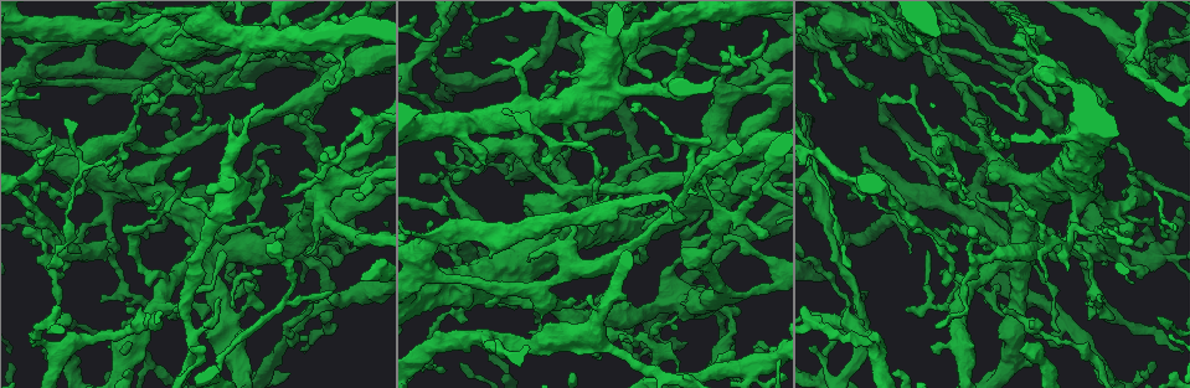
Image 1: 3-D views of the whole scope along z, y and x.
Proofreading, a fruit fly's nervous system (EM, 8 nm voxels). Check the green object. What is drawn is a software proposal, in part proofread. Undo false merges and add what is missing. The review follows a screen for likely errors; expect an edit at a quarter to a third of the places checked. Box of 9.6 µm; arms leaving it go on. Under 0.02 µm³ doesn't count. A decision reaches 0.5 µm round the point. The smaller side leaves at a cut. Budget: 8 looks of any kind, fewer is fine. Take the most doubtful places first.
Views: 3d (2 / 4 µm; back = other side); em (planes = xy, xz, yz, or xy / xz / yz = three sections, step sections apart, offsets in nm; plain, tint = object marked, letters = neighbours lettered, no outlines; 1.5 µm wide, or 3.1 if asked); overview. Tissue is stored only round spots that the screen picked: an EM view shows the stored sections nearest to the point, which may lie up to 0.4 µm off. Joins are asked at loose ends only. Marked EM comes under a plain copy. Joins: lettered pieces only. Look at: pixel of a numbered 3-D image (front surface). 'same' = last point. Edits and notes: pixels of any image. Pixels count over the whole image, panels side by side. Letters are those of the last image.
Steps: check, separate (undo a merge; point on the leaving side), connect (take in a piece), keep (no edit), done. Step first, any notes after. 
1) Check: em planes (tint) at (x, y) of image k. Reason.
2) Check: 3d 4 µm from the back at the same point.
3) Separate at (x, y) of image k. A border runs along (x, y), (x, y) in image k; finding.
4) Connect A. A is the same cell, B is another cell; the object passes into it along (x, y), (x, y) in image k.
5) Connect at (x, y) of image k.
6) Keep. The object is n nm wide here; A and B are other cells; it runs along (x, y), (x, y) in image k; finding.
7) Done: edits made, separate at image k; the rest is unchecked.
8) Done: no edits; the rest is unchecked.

Check: 3d 4 µm at (557, 74) of image 1. Free end.

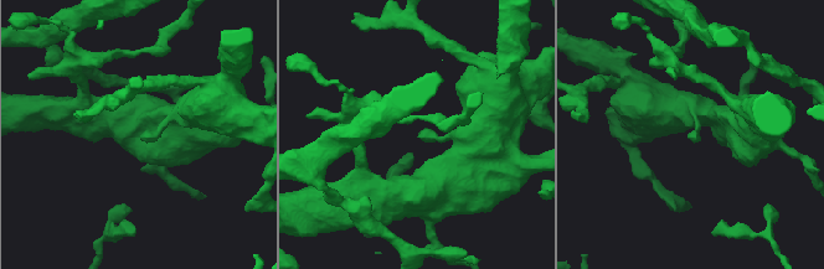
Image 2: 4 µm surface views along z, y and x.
Check: em xy step 4 (tint) at (423, 140) of image 2.

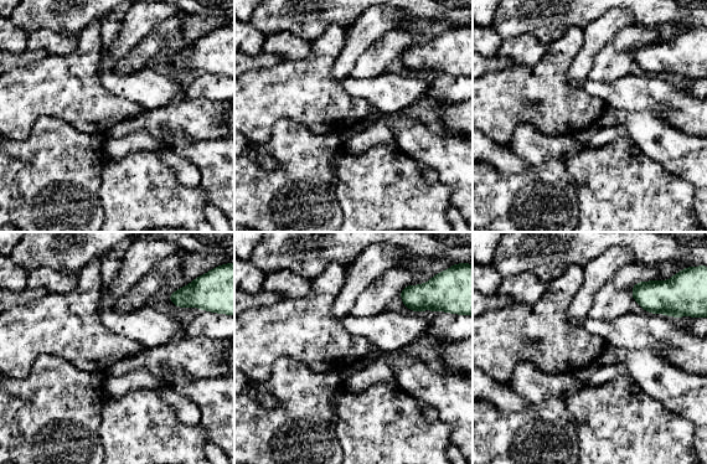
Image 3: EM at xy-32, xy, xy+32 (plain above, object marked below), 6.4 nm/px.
Check: em planes (letters) at the same point.

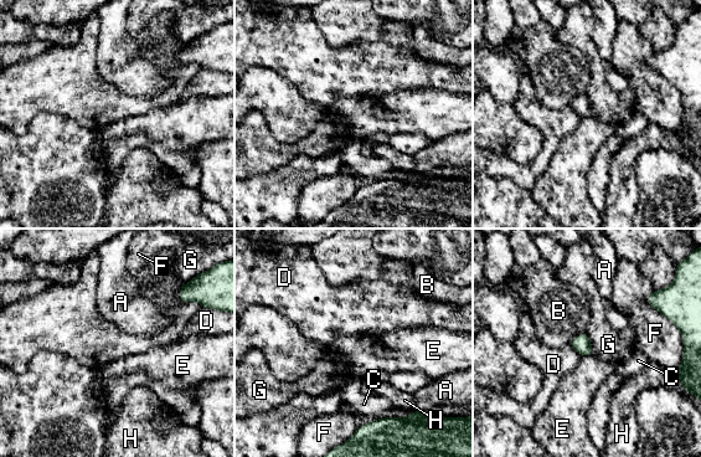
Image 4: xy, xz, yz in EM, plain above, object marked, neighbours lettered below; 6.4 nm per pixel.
Keep. A, B, C, D, E, F, G and H are other cells; a border runs along (586, 333), (593, 353) in image 4; none of them fits.

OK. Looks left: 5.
Check: em xz step 8 (tint) at (443, 17) of image 1. Abrupt turn.

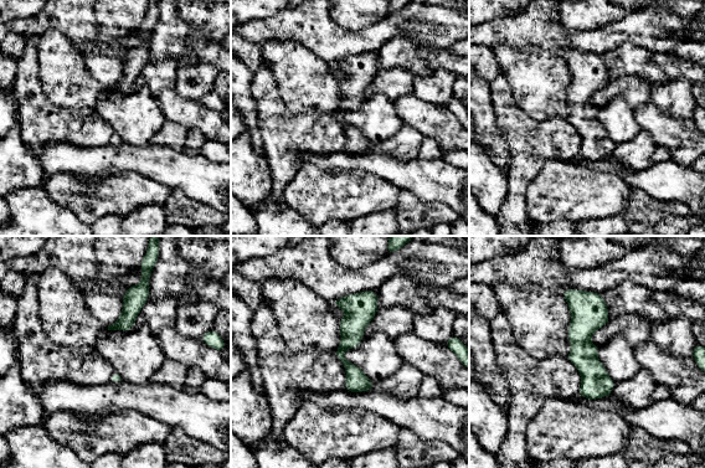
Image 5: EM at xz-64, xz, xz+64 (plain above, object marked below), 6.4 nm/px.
Check: em planes (letters) at the same point.

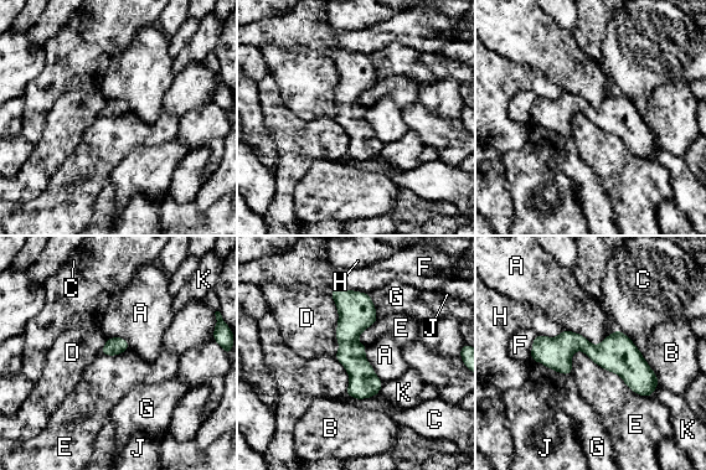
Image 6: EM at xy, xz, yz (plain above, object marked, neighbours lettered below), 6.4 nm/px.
Keep. A, B, C, D, E, F, G, H, J and K are other cells; it runs along (536, 341), (612, 355), (649, 392) in image 6; continuous, no second neuron.

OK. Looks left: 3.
Check: em yz step 8 (tint) at (649, 79) of image 1.

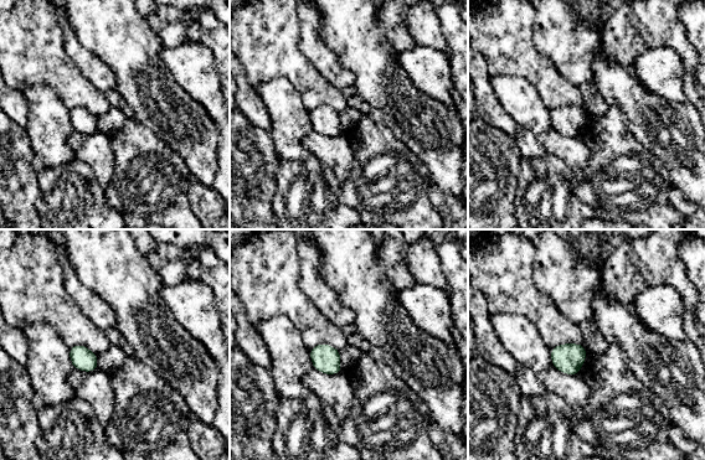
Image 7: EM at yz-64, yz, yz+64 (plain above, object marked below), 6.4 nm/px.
Check: em yz step 8 (letters) at the same point.

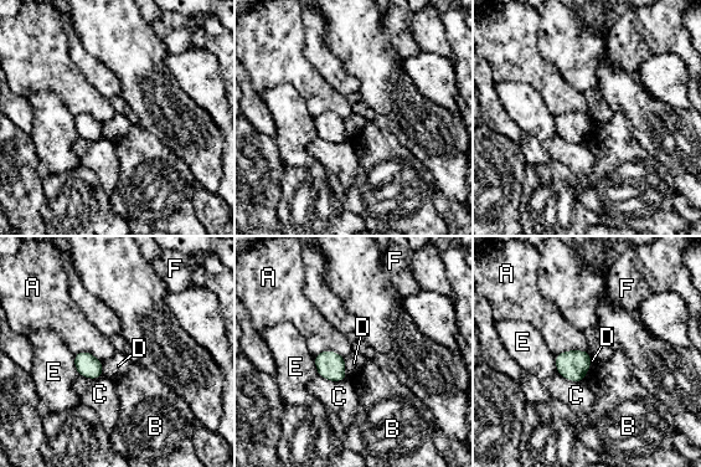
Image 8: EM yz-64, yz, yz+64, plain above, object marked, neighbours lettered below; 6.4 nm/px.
Keep. A, B, C, D, E and F are other cells; a border runs along (587, 350), (591, 358) in image 8; none of them fits.

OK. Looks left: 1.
Done: no edits; the rest is unchecked.

